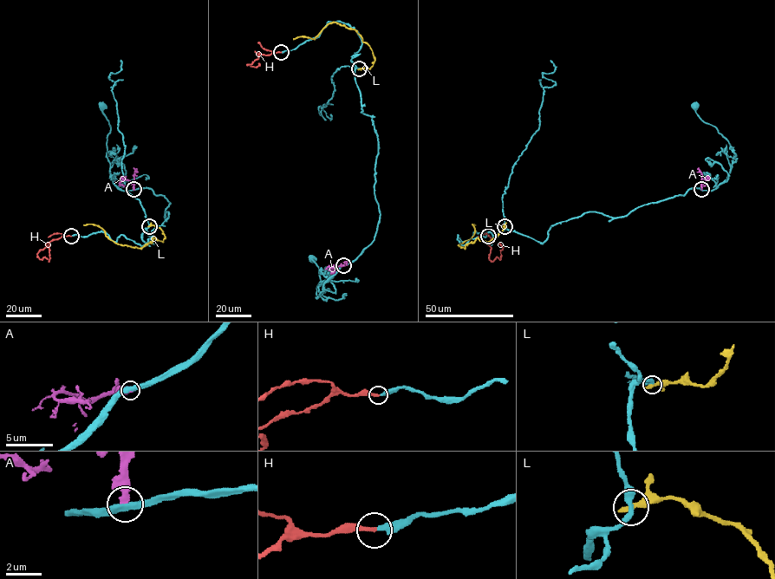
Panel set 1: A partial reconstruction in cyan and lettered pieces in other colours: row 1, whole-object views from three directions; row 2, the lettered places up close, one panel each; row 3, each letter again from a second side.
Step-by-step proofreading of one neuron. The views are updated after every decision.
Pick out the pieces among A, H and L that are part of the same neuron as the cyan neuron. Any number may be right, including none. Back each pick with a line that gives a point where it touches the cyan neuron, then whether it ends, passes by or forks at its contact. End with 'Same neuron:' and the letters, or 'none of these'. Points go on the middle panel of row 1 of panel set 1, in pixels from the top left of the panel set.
H: Touches cyan at (281, 52). It ends there
Same neuron: H

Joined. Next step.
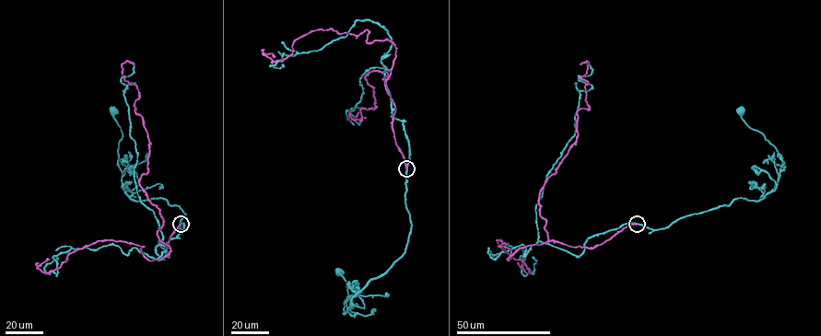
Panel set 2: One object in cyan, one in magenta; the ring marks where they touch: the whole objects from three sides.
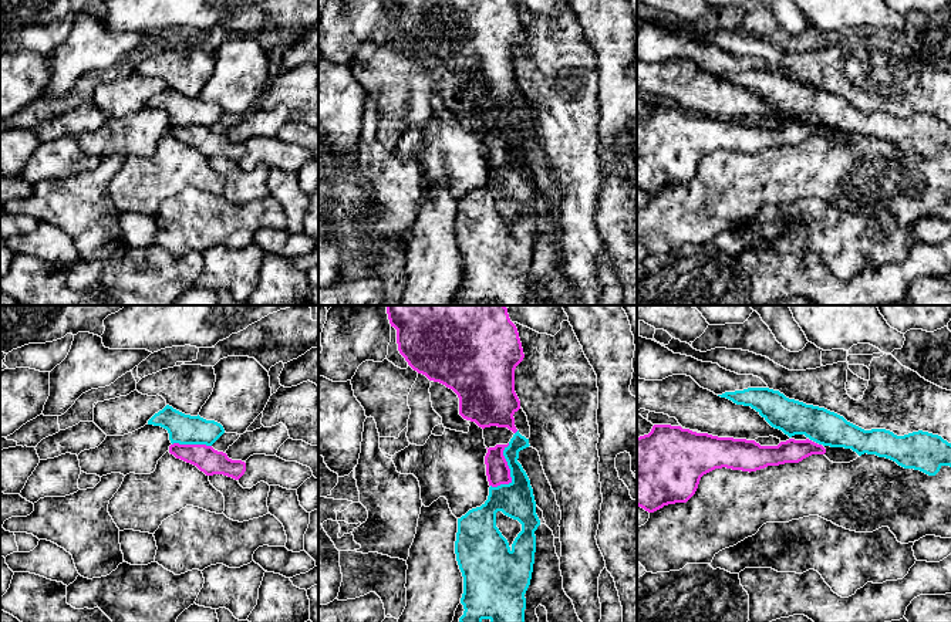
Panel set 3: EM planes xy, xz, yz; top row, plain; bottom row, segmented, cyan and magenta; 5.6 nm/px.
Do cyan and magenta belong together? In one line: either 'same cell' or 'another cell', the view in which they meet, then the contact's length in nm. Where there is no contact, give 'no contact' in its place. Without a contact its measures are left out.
another cell; contact in xz; length 280 nm

